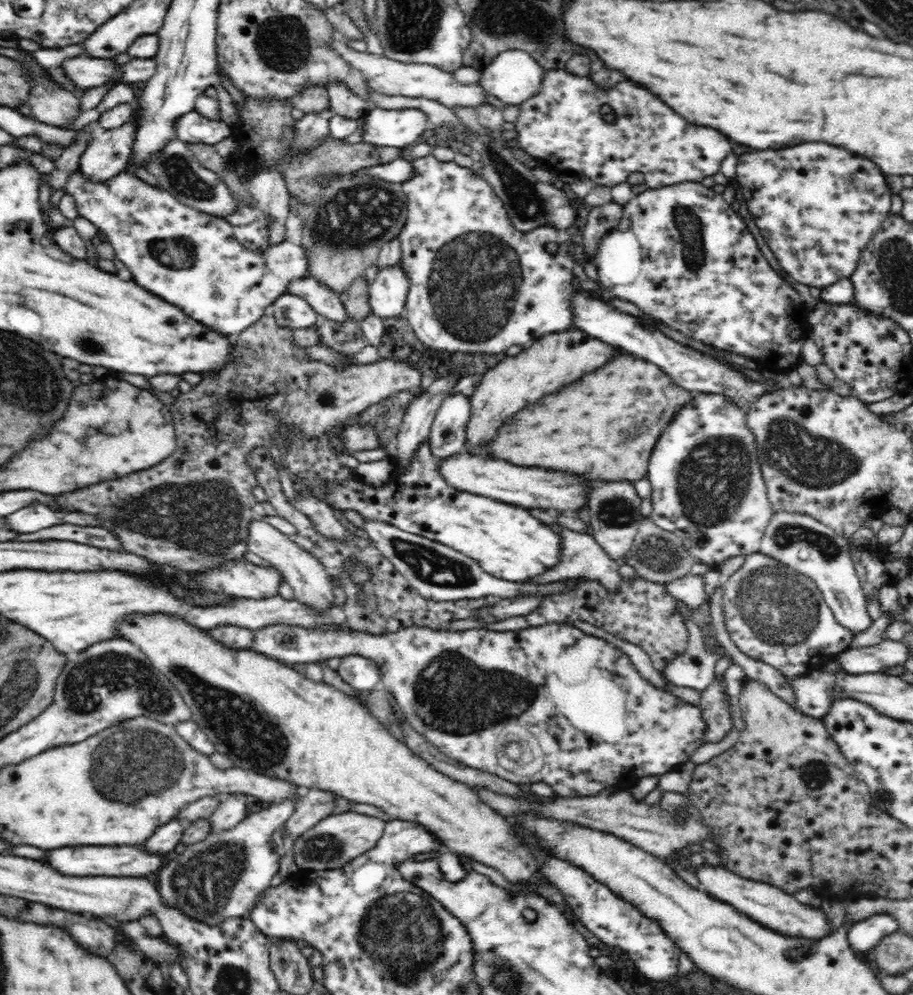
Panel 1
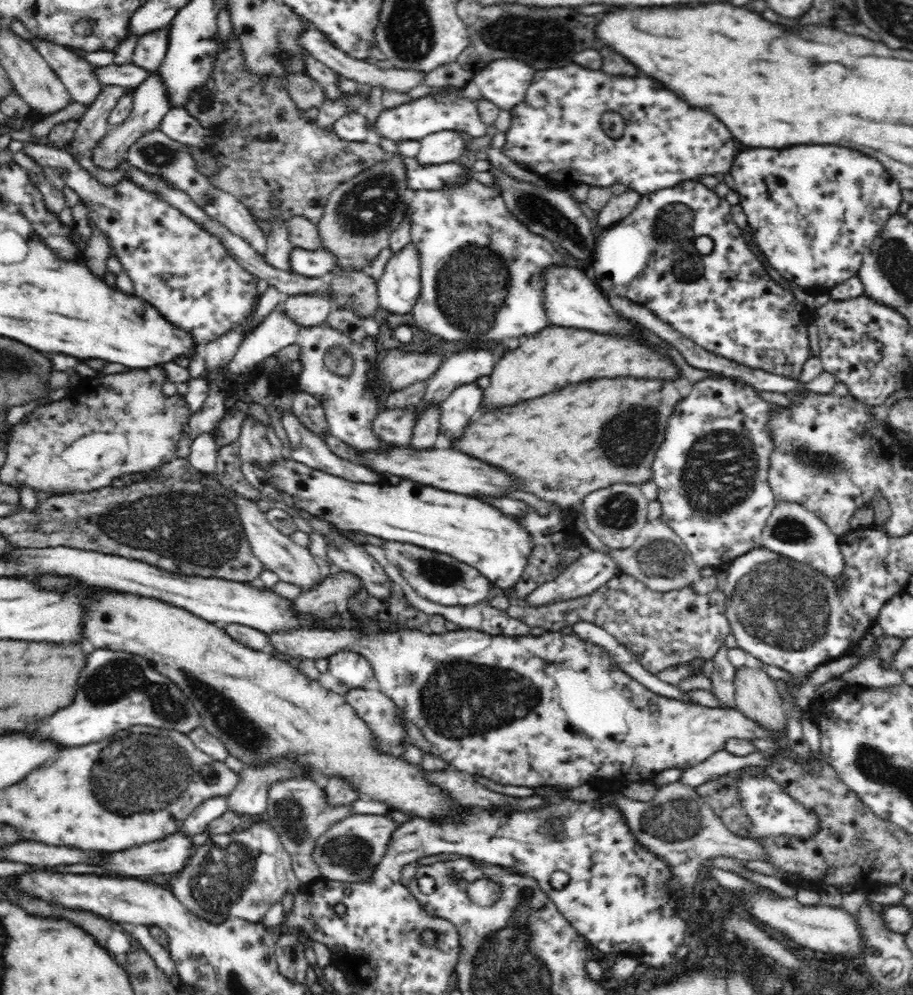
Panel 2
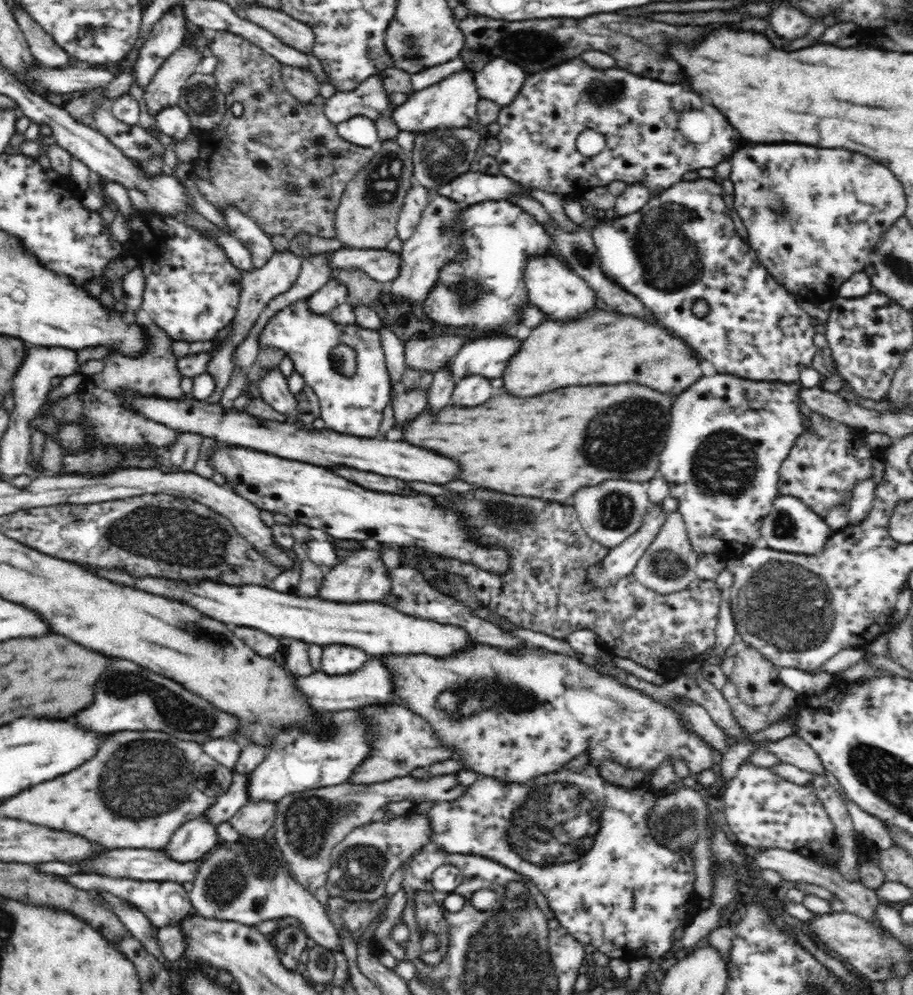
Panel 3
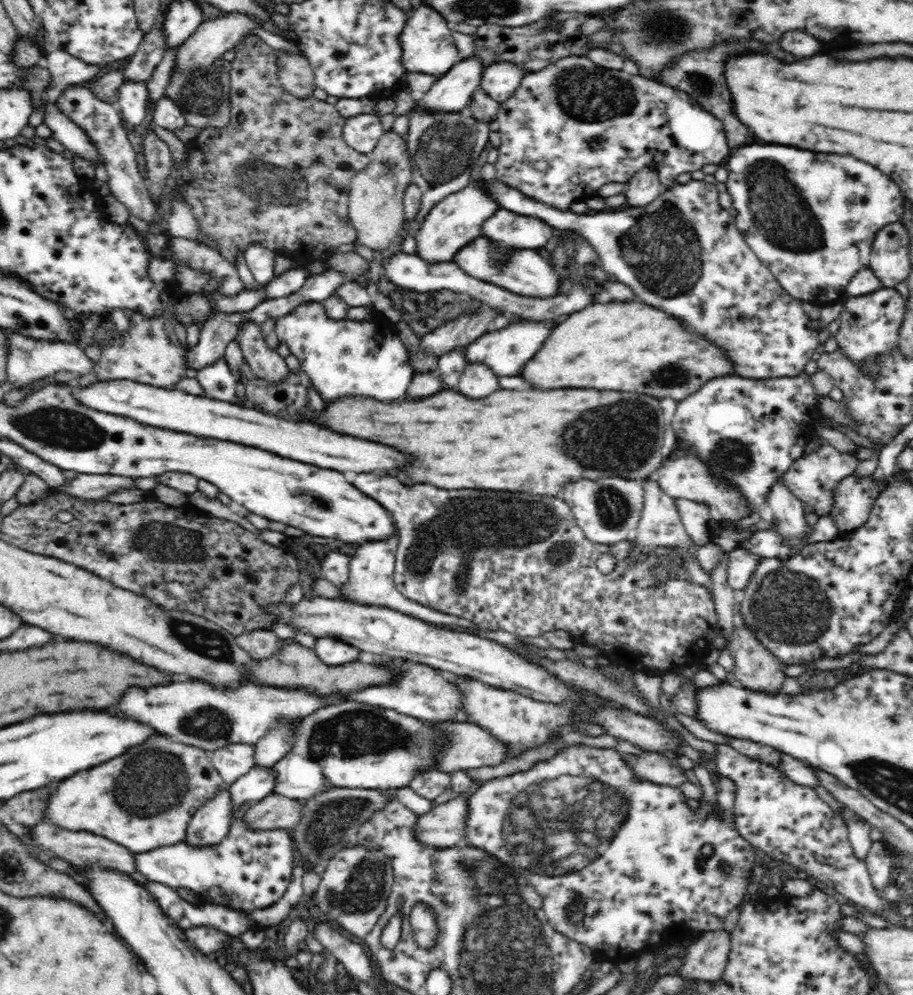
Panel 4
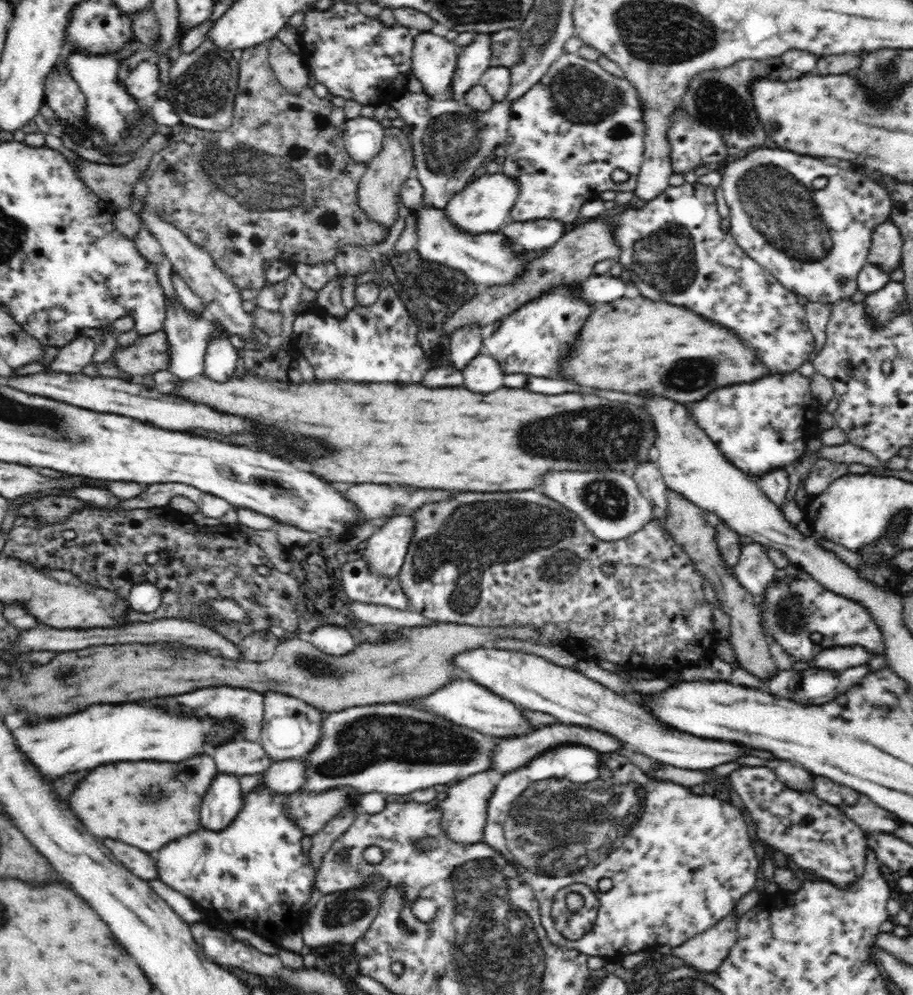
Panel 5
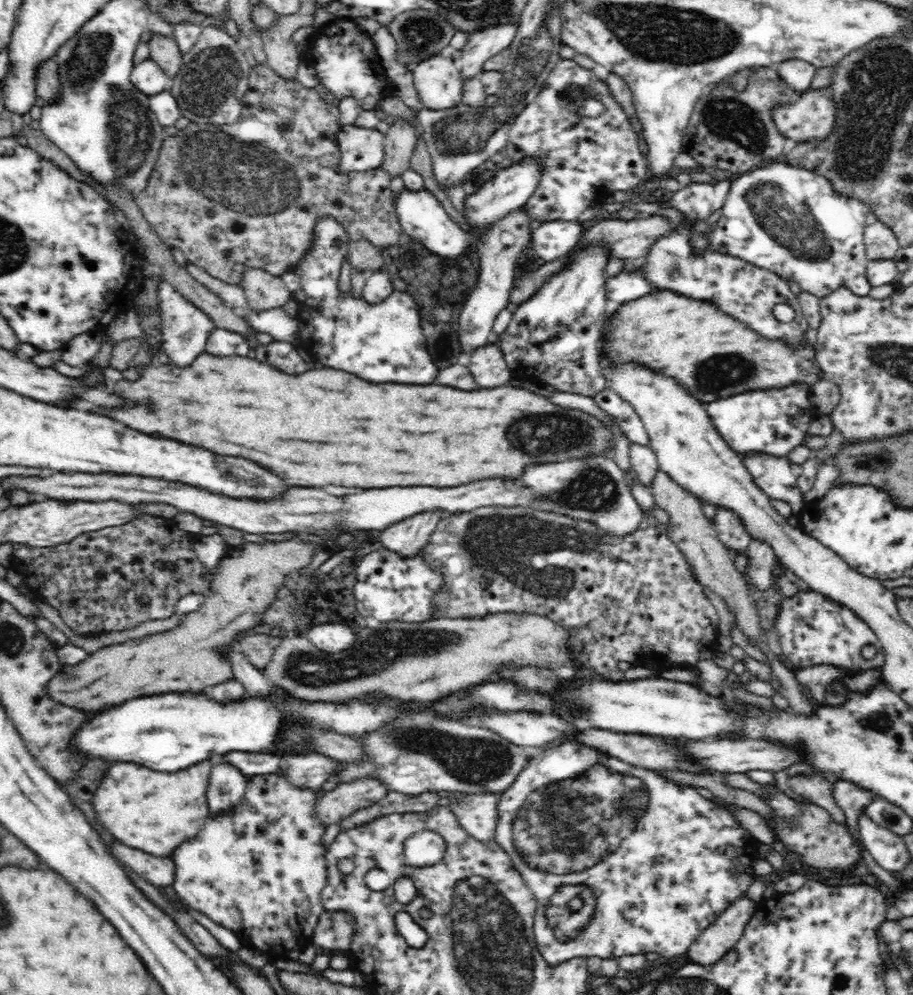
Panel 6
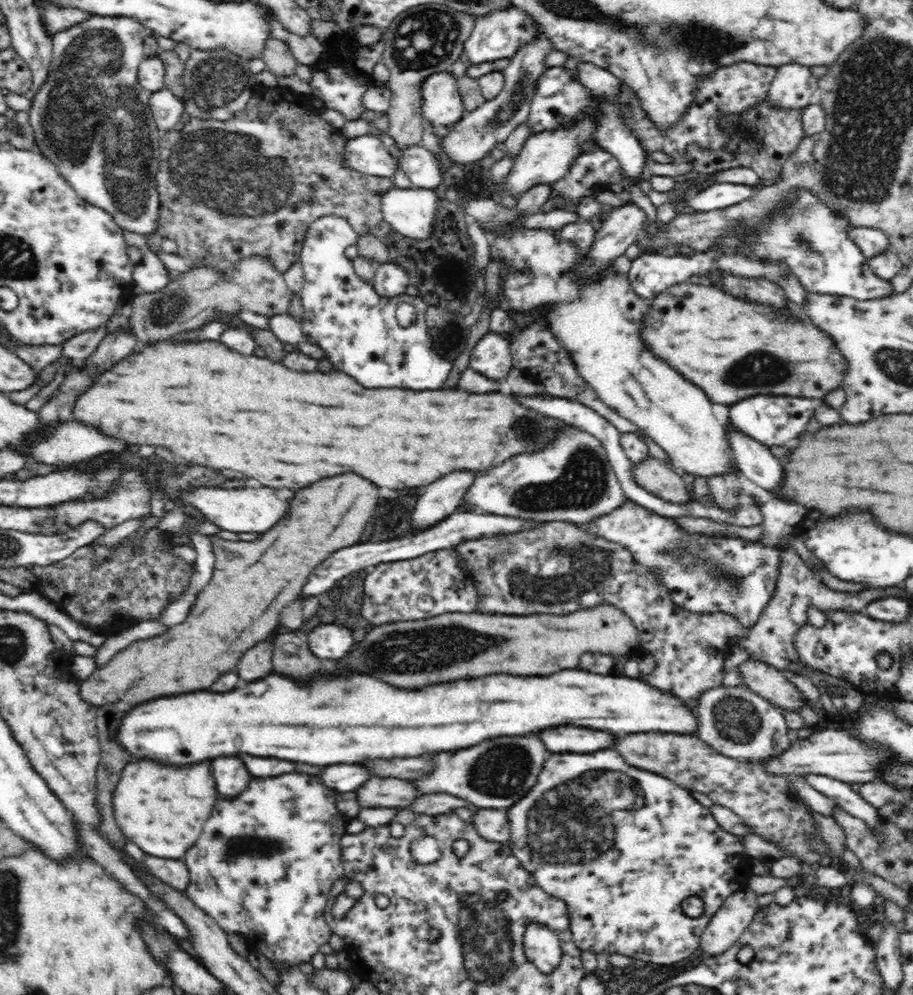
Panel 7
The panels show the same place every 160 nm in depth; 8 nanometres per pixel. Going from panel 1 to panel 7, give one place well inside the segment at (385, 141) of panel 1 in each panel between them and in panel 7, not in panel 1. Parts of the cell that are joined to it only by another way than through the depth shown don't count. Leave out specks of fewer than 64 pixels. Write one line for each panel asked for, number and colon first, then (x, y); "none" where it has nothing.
2: (449, 110)
3: (453, 102)
4: (452, 92)
5: (473, 59)
6: (481, 45)
7: (500, 34)

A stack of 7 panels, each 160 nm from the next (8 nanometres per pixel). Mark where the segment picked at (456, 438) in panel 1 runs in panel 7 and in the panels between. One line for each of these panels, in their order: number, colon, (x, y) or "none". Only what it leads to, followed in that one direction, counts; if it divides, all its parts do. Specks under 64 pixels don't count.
2: (464, 403)
3: (472, 390)
4: (477, 381)
5: (483, 374)
6: (488, 365)
7: (491, 354)

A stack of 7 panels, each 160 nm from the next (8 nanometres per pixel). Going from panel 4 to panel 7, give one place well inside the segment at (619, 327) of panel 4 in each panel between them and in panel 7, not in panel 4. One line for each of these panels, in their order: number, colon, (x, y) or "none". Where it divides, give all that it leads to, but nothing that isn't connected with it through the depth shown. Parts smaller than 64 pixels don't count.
5: (636, 345)
6: (691, 340)
7: (733, 349)

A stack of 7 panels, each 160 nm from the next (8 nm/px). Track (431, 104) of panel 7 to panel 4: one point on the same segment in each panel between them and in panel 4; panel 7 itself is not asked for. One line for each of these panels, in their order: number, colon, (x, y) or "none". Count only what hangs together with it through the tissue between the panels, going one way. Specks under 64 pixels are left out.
4: (427, 44)
5: (434, 59)
6: (437, 80)

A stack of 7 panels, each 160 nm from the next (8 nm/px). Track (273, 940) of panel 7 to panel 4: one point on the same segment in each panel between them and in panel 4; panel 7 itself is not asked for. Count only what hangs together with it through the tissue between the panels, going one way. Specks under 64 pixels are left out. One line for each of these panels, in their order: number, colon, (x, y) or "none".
4: (253, 868)
5: (254, 875)
6: (259, 871)

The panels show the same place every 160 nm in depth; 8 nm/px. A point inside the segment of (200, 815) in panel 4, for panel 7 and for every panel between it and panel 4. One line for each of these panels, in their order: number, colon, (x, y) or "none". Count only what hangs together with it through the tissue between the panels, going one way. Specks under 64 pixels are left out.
5: (223, 800)
6: (227, 786)
7: (232, 777)

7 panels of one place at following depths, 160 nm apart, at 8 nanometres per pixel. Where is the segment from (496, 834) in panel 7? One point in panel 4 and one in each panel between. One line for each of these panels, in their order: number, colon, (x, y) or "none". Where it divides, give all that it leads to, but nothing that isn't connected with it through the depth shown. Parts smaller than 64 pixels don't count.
4: (443, 826)
5: (464, 809)
6: (477, 814)

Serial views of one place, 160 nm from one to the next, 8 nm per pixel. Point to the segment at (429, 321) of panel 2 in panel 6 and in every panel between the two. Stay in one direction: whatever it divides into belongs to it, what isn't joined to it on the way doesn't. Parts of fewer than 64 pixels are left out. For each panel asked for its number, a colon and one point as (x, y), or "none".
3: (487, 291)
4: (509, 230)
5: (541, 234)
6: (552, 240)

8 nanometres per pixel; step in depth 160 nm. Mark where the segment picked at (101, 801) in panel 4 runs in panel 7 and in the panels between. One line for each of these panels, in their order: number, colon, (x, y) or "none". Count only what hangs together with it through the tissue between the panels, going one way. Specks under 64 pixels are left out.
5: (147, 804)
6: (155, 811)
7: (161, 808)

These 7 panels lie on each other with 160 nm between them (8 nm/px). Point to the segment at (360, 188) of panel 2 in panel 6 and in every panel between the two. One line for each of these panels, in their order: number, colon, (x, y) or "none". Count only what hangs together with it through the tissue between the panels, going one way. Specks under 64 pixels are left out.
3: (366, 217)
4: (375, 206)
5: (378, 192)
6: (400, 139)

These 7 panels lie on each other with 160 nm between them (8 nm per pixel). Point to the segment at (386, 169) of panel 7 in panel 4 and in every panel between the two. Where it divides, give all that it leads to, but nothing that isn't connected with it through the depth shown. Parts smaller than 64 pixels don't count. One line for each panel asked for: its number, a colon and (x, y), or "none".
4: (362, 132)
5: (363, 138)
6: (361, 149)

